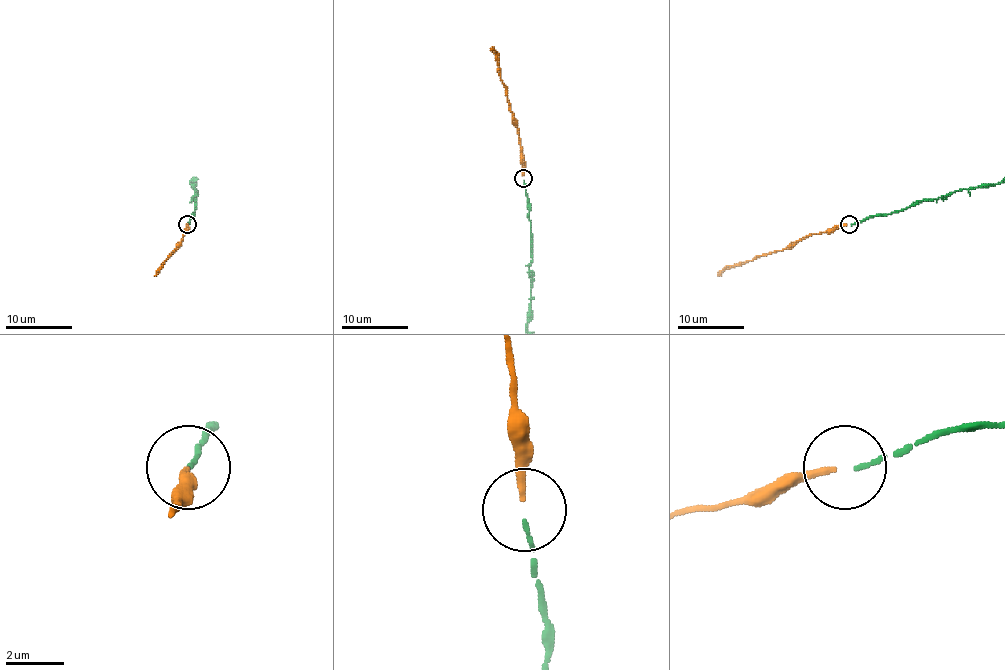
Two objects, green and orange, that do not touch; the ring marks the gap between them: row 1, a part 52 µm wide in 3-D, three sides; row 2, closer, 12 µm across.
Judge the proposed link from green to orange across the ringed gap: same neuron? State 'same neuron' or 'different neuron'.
same neuron

